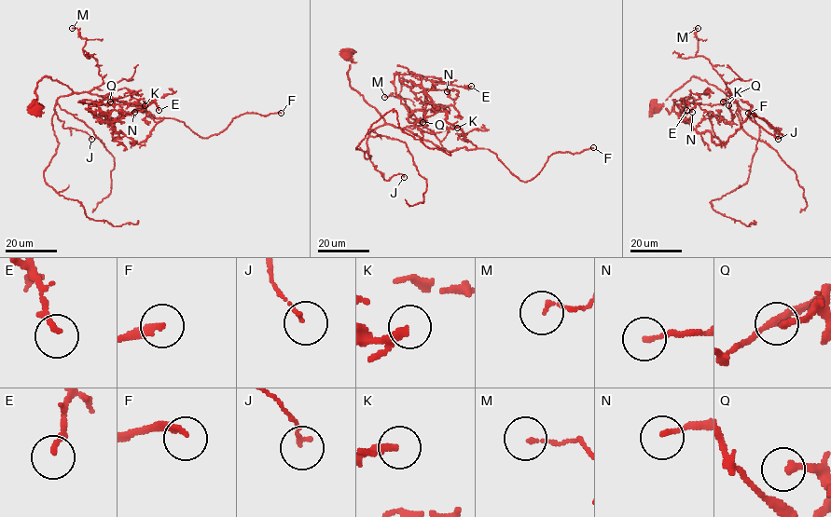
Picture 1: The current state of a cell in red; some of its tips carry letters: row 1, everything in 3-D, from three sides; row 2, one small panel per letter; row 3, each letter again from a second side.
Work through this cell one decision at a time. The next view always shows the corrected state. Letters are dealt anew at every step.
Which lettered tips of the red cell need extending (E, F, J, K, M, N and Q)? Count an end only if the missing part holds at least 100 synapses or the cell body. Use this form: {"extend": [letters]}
{"extend": ["F"]}

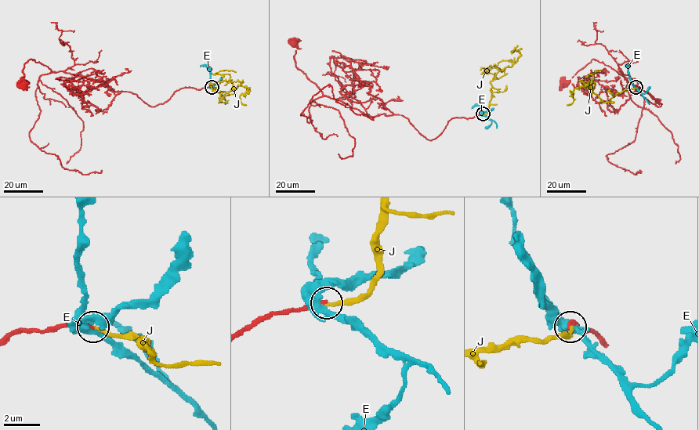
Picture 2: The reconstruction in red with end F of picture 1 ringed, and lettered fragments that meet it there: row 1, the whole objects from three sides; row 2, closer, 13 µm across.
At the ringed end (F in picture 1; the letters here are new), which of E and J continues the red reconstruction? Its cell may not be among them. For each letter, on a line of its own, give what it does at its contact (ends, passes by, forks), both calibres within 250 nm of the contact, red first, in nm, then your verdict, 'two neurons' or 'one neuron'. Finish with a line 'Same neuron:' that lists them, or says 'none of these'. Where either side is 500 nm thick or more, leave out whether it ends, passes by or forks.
E: 320/550 nm | two neurons
J: it ends | 240/180 nm | one neuron
Same neuron: J

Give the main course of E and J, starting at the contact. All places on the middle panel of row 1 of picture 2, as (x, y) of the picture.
E: (481, 114), (481, 106), (474, 106), (472, 108)
J: (483, 113), (487, 113), (491, 99), (490, 82), (505, 68), (486, 69), (497, 77), (507, 73)

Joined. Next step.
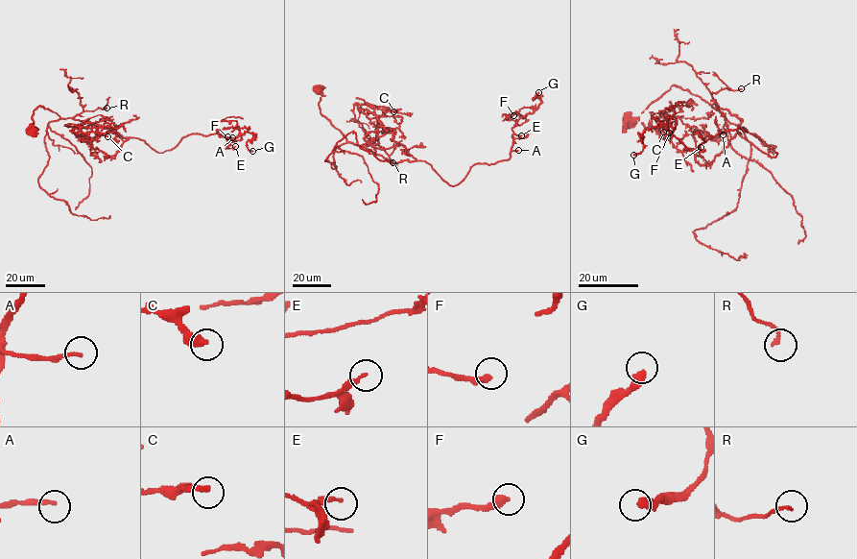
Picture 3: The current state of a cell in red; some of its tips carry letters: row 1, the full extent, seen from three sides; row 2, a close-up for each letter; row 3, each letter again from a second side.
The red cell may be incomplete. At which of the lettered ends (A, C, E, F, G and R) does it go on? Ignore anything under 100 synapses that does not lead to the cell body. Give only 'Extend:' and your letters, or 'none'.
Extend: none

